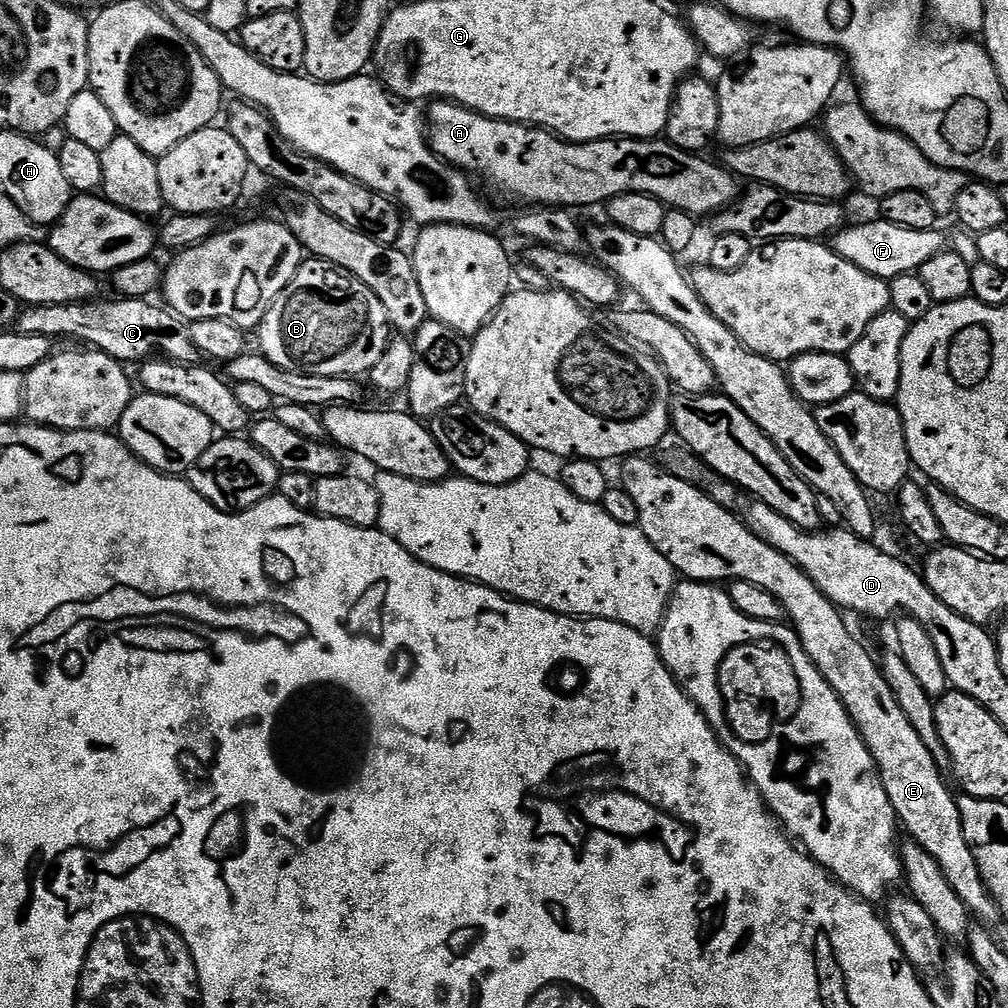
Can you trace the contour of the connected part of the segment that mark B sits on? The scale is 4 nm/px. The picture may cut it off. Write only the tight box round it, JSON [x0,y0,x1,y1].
[258,258,390,378]

